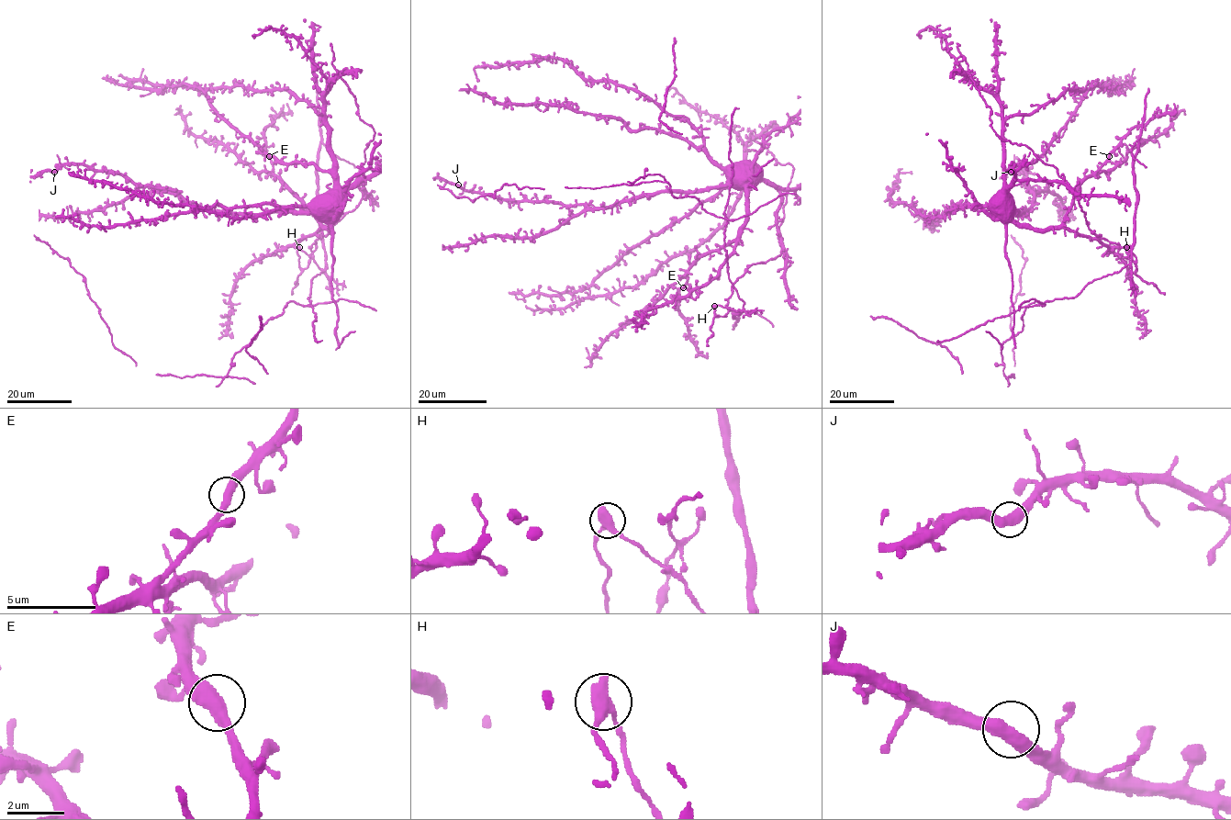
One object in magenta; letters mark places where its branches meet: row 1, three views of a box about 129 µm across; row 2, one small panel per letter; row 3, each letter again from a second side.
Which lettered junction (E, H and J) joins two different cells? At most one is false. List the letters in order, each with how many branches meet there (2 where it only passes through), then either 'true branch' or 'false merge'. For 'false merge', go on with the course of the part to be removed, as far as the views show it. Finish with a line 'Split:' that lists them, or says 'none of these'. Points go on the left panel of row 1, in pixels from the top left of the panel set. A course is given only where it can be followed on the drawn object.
E: 2 branches meet; true branch
H: 2 branches meet; false merge; foreign part runs (299, 247), (319, 267), (327, 267), (311, 280), (307, 297), (316, 318), (314, 338), (321, 341)
J: 2 branches meet; true branch
Split: H

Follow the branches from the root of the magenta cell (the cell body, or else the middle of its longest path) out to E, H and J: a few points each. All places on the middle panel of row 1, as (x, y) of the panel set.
E: (737, 175), (745, 178), (746, 224), (743, 231), (723, 247), (704, 253), (688, 269), (687, 282), (683, 287)
H: (737, 175), (747, 185), (766, 181), (778, 192), (781, 253), (753, 263), (737, 279), (729, 309), (714, 306)
J: (737, 175), (723, 185), (642, 194), (595, 207), (498, 199), (464, 191), (458, 185)

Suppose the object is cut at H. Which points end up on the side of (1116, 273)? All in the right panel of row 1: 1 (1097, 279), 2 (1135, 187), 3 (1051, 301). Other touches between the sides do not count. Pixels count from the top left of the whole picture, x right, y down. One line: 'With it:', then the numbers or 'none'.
With it: 1, 2, 3

